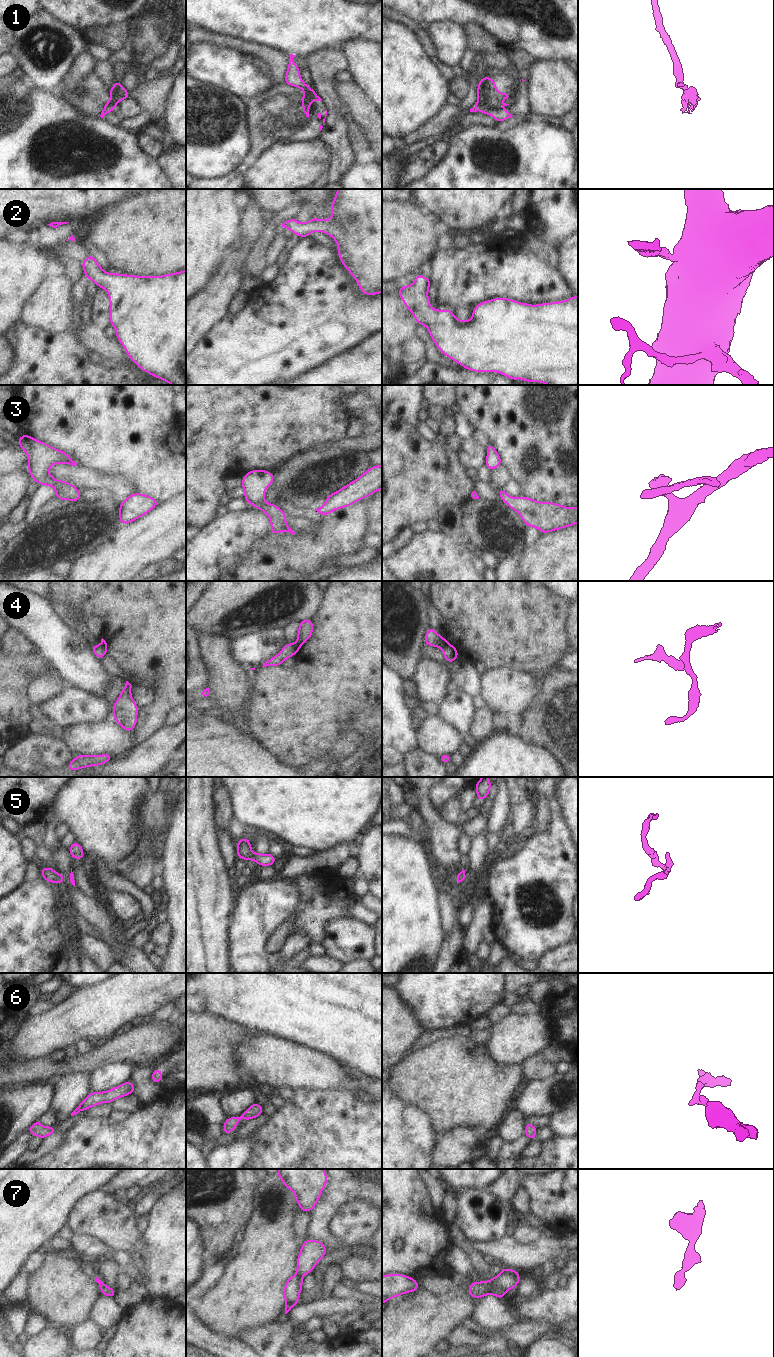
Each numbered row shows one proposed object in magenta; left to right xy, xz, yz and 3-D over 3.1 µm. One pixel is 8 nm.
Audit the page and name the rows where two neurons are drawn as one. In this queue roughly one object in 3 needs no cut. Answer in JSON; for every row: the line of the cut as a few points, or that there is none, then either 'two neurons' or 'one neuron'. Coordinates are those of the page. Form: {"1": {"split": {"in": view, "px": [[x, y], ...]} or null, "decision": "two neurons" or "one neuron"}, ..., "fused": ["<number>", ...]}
{"1": {"split": {"in": "xy", "px": [[105, 103], [109, 103], [114, 108]]}, "decision": "two neurons"}, "2": {"split": null, "decision": "one neuron"}, "3": {"split": null, "decision": "one neuron"}, "4": {"split": {"in": "yz", "px": [[446, 641], [442, 648]]}, "decision": "two neurons"}, "5": {"split": null, "decision": "one neuron"}, "6": {"split": null, "decision": "one neuron"}, "7": {"split": null, "decision": "one neuron"}, "fused": ["1", "4"]}

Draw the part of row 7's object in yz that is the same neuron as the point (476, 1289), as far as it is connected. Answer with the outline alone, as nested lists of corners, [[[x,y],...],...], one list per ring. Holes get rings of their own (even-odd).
[[[503,1267],[498,1276],[492,1277],[487,1282],[470,1282],[467,1292],[473,1298],[483,1298],[489,1293],[503,1299],[508,1290],[518,1286],[519,1281],[518,1271]]]

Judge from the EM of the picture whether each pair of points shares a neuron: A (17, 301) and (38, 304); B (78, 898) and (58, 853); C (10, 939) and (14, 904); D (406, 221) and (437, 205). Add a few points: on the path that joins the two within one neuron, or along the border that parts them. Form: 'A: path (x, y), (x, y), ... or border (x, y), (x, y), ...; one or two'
A: border (42, 284), (25, 306), (20, 320); two
B: path (68, 887), (66, 885), (66, 870), (63, 864); one
C: path (14, 930), (14, 913); one
D: border (418, 204), (438, 221); two

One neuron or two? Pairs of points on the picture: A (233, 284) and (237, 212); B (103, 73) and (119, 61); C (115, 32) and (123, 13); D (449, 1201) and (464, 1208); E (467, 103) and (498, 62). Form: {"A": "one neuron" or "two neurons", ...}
{"A": "two neurons", "B": "one neuron", "C": "two neurons", "D": "two neurons", "E": "one neuron"}

